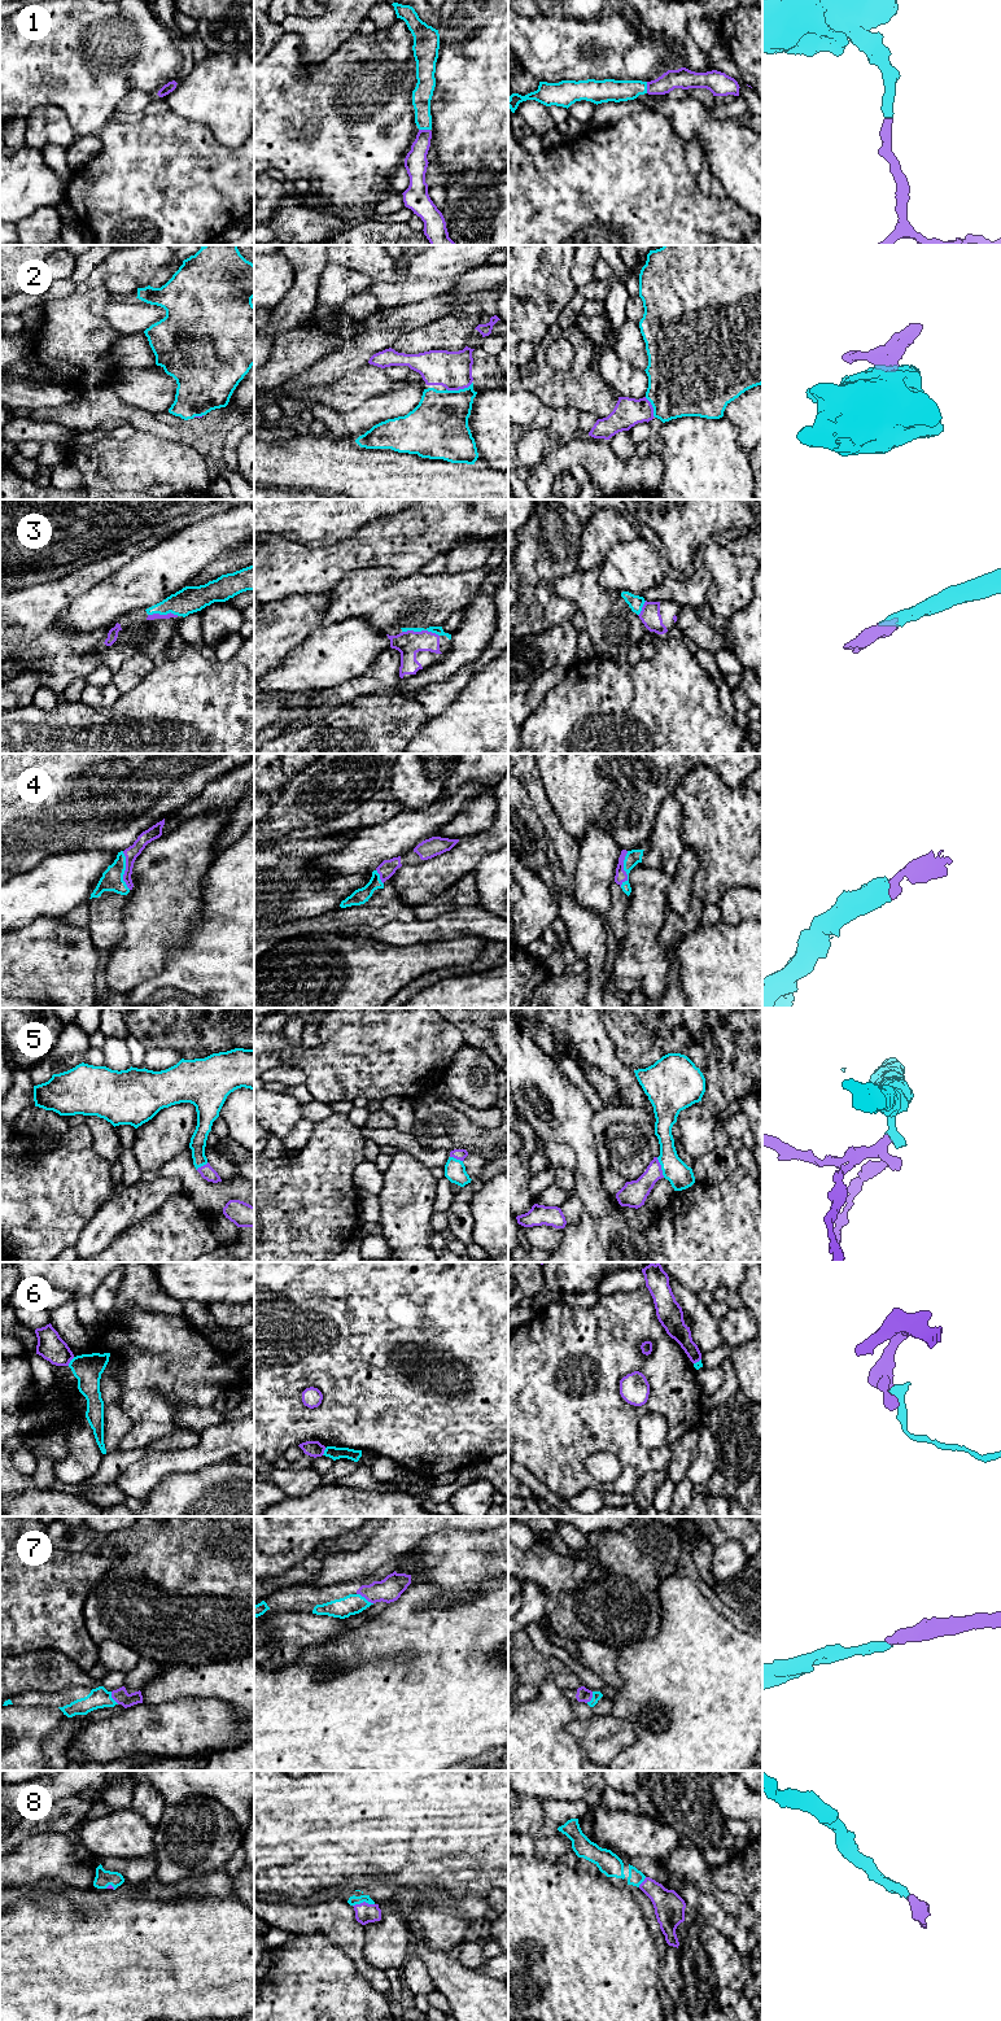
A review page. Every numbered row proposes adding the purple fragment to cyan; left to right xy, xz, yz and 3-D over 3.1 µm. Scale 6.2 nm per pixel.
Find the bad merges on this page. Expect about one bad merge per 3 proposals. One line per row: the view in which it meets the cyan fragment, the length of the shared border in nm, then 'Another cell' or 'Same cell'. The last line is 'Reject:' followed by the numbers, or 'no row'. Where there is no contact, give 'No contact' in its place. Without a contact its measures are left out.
1: Touches cyan in xz. Shared border 70 nm. Same cell
2: Touches cyan in xz. Shared border 170 nm. Same cell
3: Touches cyan in xz. Shared border 240 nm. Same cell
4: Touches cyan in xy. Shared border 240 nm. Same cell
5: Touches cyan in yz. Shared border 140 nm. Same cell
6: Touches cyan in xy. Shared border 70 nm. Another cell
7: Touches cyan in xz. Shared border 120 nm. Same cell
8: Touches cyan in xz. Shared border 140 nm. Same cell
Reject: 6

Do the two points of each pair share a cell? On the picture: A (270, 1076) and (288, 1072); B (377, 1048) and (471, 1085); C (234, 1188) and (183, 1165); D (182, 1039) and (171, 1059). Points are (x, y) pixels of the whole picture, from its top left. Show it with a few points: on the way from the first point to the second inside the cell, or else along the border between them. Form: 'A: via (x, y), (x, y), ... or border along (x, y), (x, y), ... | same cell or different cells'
A: via (274, 1076), (284, 1074) | same cell
B: border along (459, 1047), (441, 1081) | different cells
C: via (221, 1190), (205, 1190), (193, 1178) | same cell
D: border along (147, 1047), (166, 1047), (182, 1057) | different cells

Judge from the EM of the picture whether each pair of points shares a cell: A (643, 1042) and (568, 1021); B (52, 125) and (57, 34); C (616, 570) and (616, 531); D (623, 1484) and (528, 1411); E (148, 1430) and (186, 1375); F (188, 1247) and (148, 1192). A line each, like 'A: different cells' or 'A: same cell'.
A: different cells
B: different cells
C: different cells
D: same cell
E: same cell
F: different cells

